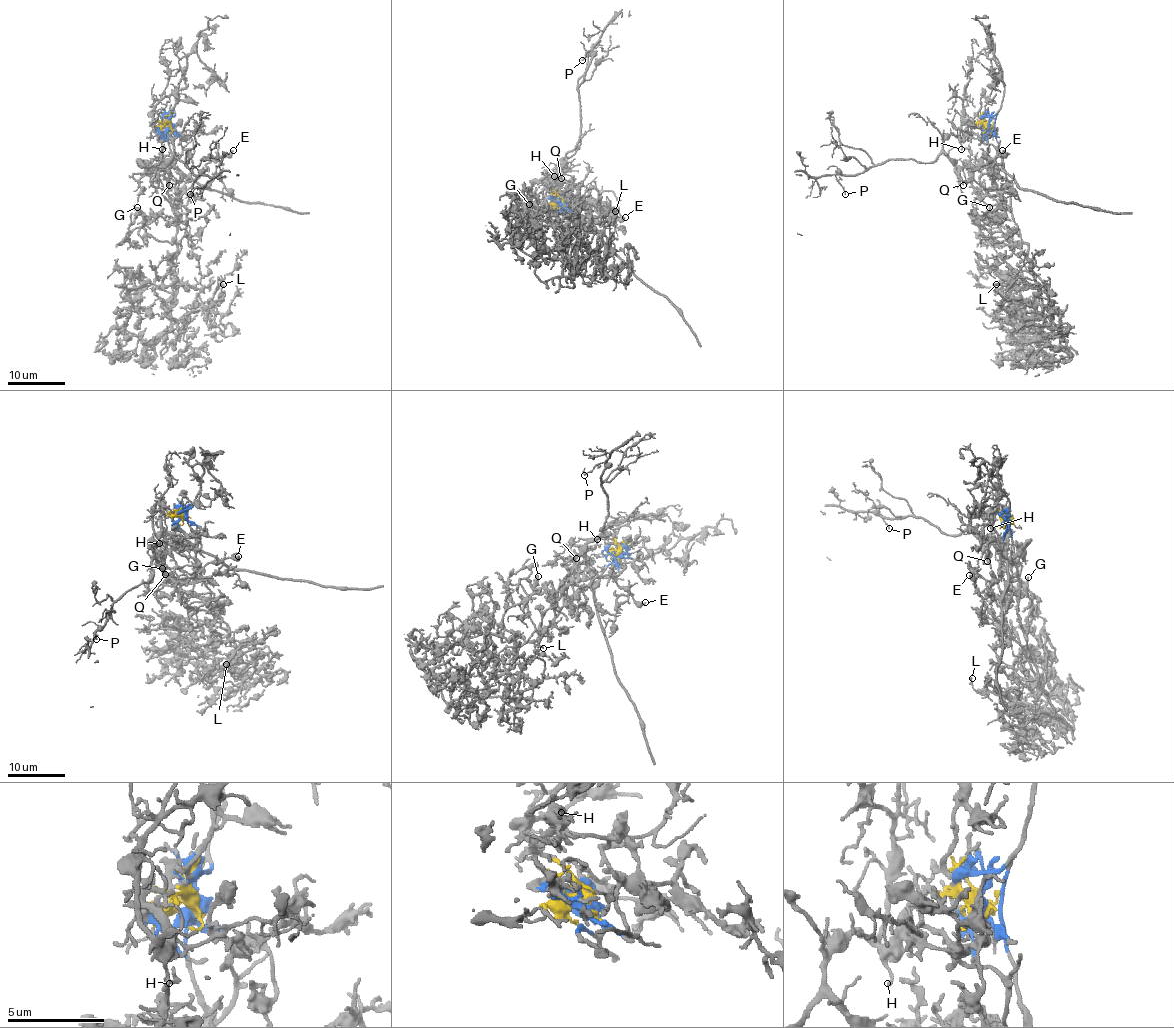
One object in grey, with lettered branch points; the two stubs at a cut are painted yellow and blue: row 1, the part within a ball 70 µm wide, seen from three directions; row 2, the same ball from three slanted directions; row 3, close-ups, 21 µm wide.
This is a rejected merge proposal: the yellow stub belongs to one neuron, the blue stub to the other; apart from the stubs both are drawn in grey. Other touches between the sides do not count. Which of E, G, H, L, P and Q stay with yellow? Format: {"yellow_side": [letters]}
{"yellow_side": ["H", "P", "Q"]}

